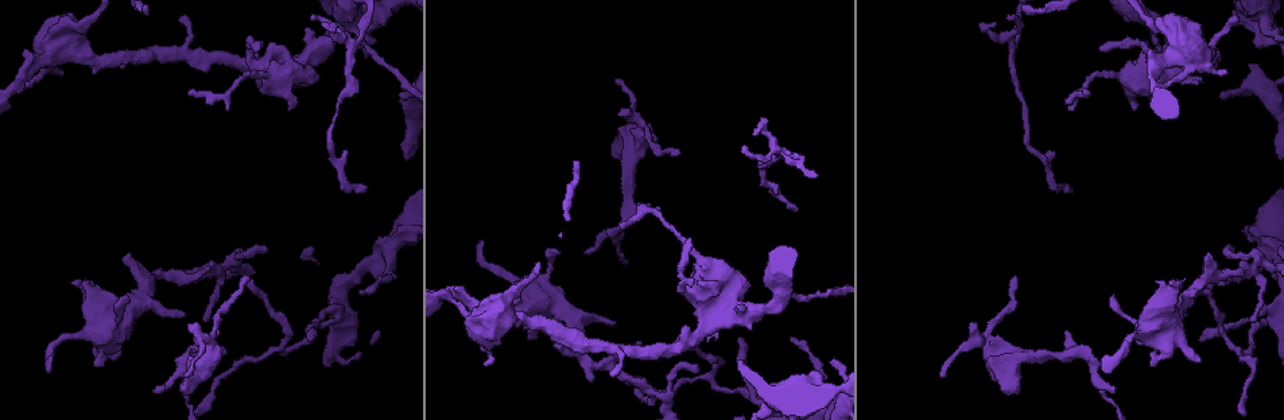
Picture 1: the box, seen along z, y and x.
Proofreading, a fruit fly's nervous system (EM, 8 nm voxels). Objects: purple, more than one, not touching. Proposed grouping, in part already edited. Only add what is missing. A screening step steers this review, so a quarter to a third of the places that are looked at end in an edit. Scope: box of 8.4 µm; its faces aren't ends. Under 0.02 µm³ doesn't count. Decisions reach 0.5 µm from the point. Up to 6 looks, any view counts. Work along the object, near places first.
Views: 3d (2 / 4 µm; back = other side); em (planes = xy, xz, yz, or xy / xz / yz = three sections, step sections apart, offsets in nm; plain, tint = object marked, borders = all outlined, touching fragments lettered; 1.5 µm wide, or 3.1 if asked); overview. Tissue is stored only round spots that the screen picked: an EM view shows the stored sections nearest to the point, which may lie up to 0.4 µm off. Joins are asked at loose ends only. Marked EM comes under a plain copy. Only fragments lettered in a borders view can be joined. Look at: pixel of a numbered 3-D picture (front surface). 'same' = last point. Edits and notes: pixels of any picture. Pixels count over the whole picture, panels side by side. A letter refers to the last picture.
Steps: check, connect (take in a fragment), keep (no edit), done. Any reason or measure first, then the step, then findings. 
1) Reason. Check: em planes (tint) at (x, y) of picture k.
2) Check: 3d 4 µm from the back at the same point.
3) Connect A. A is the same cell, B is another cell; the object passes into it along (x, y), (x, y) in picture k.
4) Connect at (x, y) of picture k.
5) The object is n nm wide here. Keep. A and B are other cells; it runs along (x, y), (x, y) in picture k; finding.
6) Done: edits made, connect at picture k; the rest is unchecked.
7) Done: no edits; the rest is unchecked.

Free end. Check: 3d 2 µm from the back at (156, 392) of picture 1.

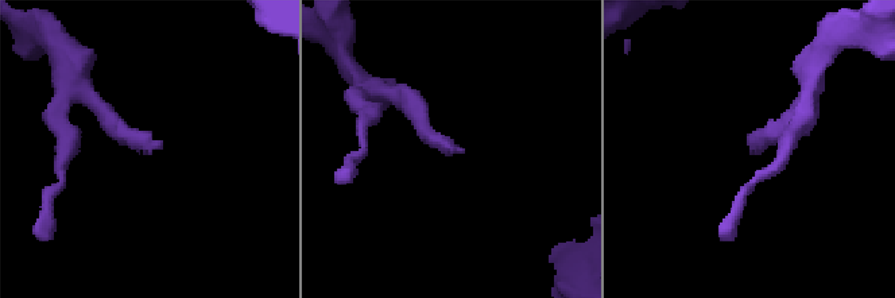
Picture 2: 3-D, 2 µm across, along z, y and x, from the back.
Check: em planes (borders) at (159, 149) of picture 2.

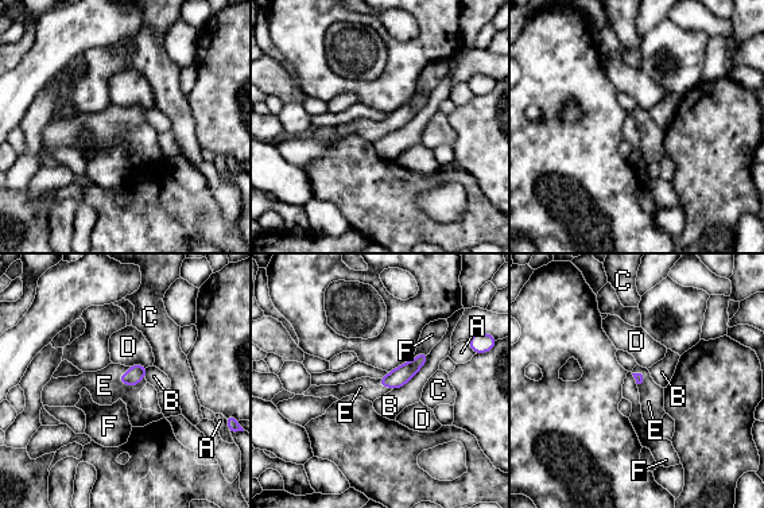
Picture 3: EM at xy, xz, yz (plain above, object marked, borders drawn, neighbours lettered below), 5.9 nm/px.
The longest contact is with B, 300 nm. Connect E. E is the same cell, A, B, C, D and F are other cells; the object passes into it along (136, 372), (131, 387), (104, 386) in picture 3; the cell continues.

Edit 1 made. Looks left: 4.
Check: overview.

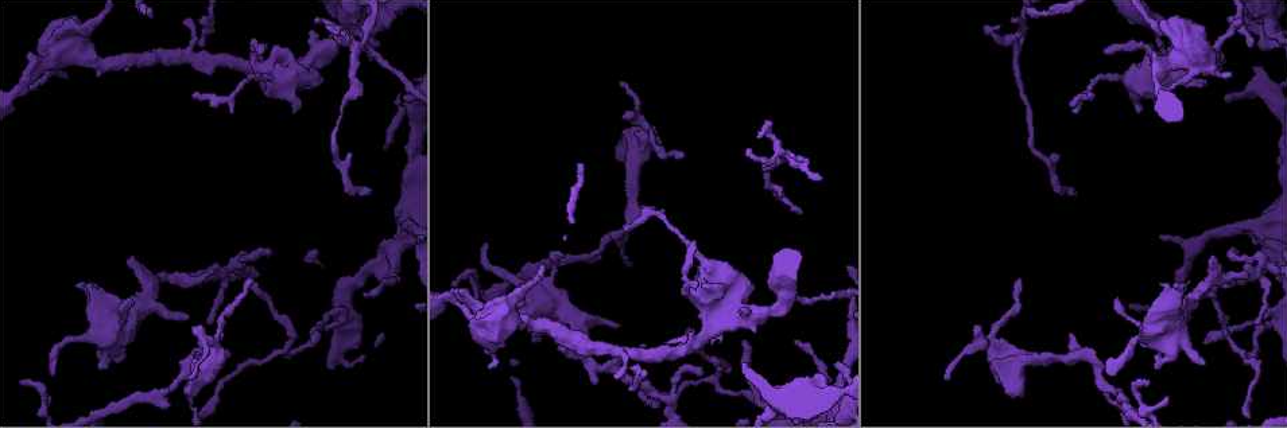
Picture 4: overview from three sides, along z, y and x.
Branch stops here. Check: em planes (borders) at (1176, 282) of picture 4.

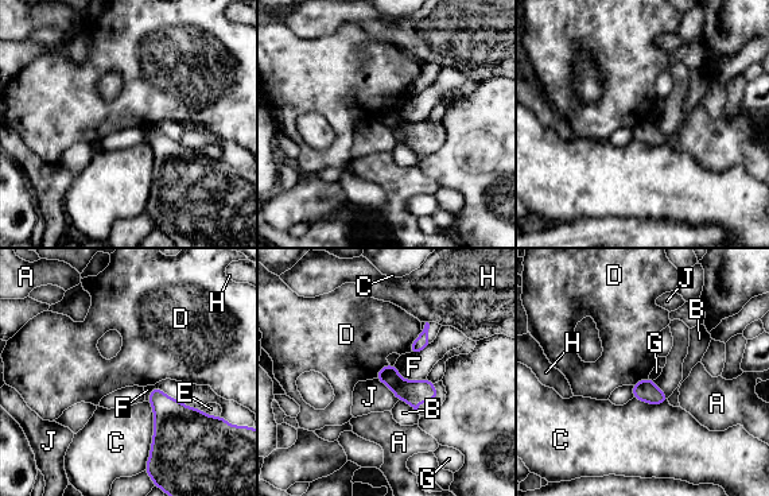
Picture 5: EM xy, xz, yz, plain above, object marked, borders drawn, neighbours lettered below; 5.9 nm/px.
Keep. A, B, C, D, E, F, G, H and J are other cells; a border runs along (422, 330), (408, 352) in picture 5; none of them fits.

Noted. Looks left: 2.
Done: edits made, connect at picture 3; the rest is unchecked.

